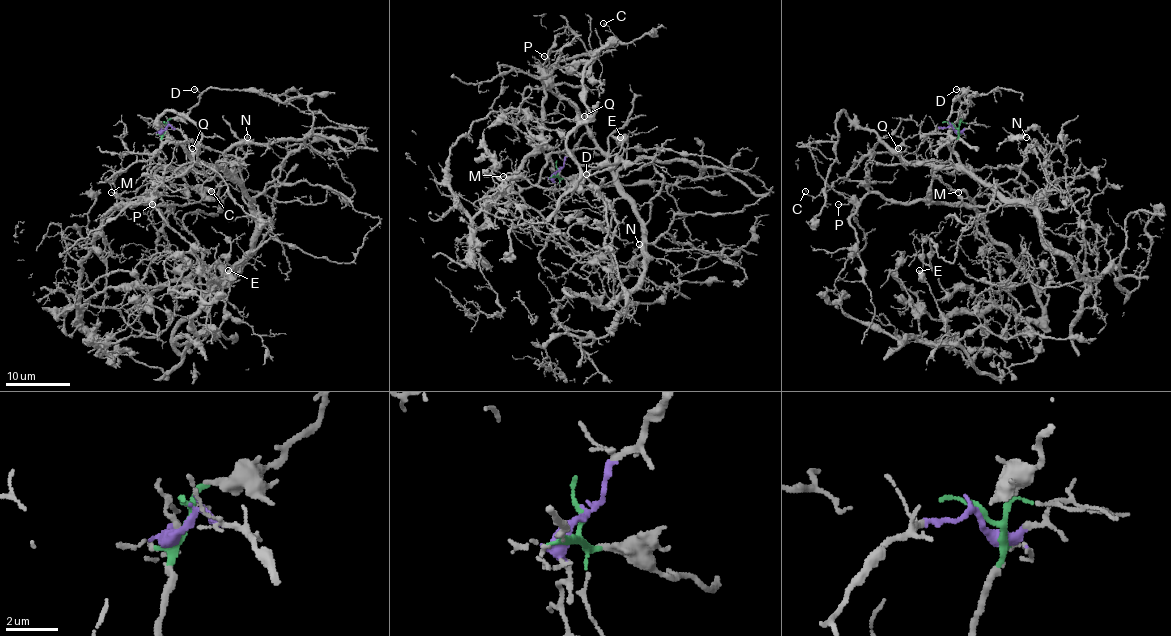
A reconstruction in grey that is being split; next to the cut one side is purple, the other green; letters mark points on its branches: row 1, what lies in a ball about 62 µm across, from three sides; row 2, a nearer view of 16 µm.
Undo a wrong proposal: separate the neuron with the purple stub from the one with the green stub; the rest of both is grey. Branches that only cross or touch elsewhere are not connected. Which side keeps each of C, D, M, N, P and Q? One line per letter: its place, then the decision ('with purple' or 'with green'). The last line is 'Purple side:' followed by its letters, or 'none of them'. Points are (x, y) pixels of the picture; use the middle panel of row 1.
C: place (603, 23); with purple
D: place (586, 174); with green
M: place (503, 176); with purple
N: place (639, 244); with purple
P: place (544, 56); with green
Q: place (584, 116); with purple
Purple side: C, M, N, Q

